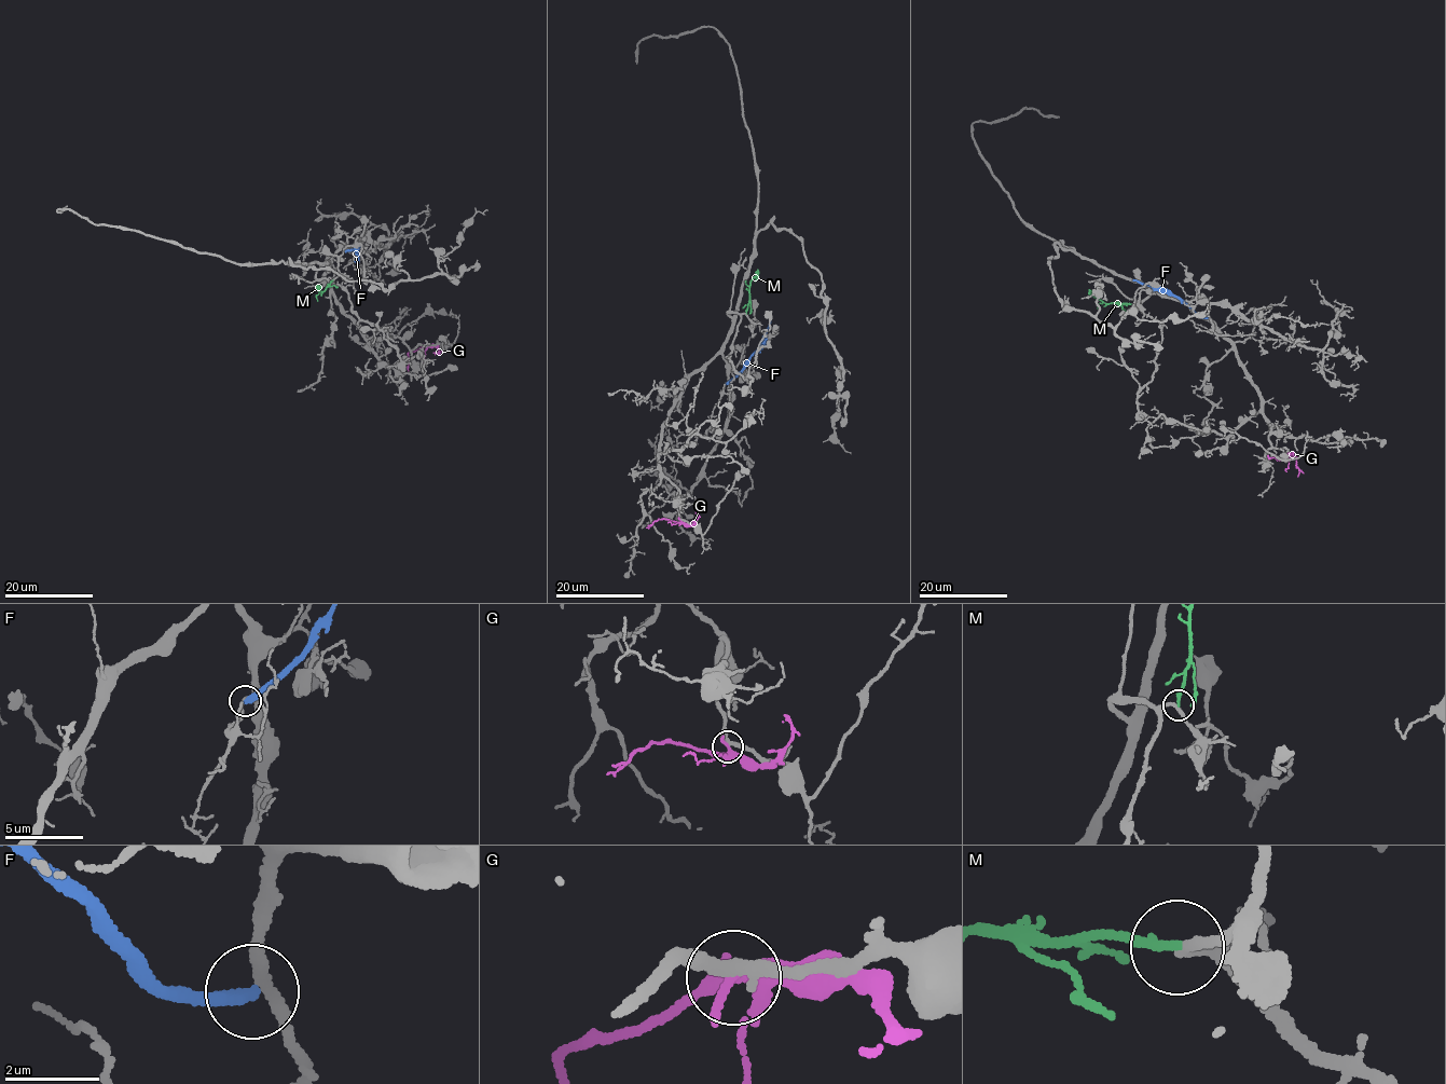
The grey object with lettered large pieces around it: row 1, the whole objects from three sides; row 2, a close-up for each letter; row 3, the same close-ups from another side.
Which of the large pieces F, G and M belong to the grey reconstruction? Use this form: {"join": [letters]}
{"join": ["M"]}

